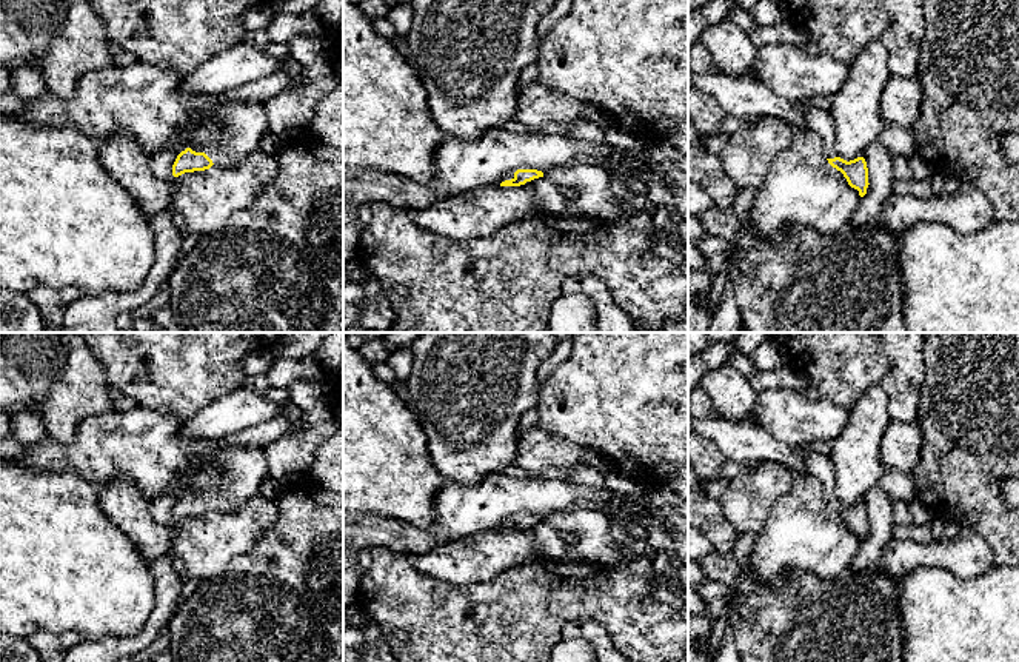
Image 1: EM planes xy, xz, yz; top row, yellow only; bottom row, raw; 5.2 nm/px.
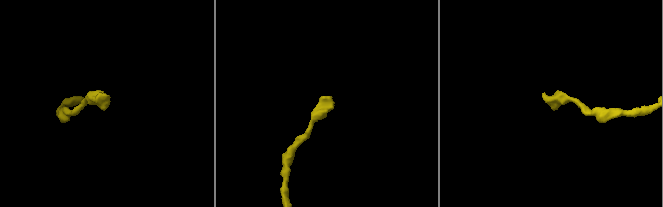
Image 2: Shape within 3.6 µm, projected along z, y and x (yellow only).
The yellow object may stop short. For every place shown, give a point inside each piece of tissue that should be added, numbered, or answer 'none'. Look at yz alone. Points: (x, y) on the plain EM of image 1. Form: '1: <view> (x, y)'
1: yz (819, 465)

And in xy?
1: xy (243, 470)

